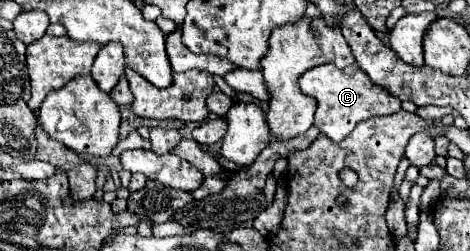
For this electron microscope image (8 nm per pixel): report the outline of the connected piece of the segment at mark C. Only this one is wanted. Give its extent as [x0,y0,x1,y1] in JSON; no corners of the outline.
[300,64,400,142]

